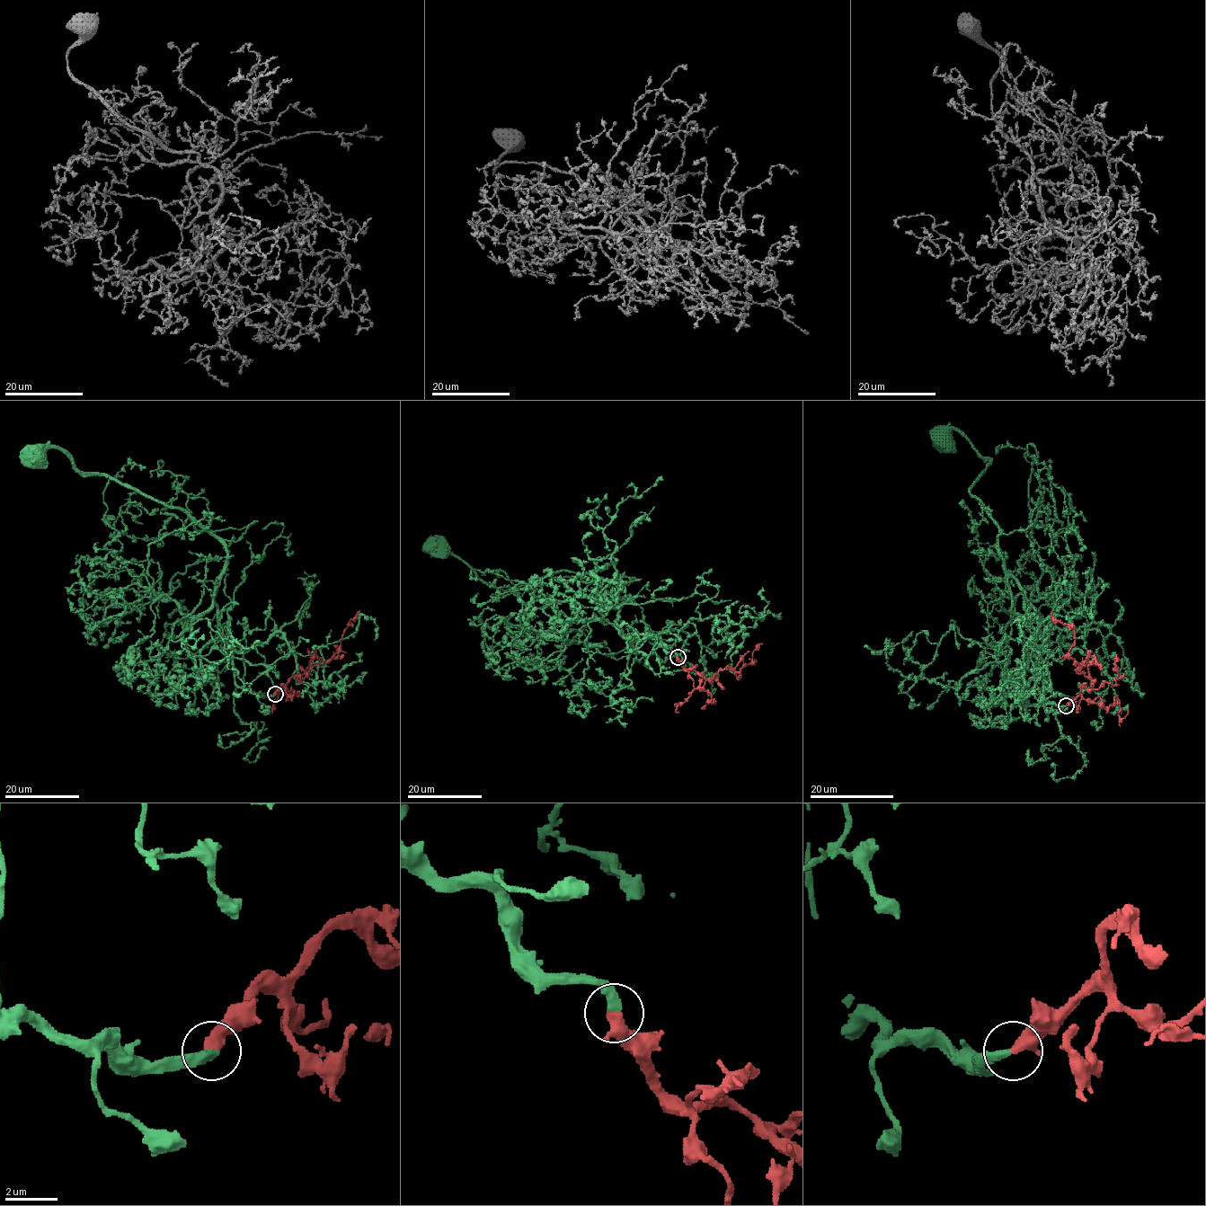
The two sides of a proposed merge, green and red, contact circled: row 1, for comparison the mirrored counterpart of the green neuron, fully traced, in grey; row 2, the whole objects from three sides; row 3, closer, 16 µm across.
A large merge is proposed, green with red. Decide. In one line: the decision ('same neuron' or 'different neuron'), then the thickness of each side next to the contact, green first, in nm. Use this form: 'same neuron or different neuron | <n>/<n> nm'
same neuron | 360/480 nm

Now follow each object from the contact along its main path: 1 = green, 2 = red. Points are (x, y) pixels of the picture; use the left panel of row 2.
1: (274, 695), (239, 687), (218, 631), (215, 584), (226, 548), (181, 509), (84, 474), (62, 450), (39, 457)
2: (274, 695), (293, 677), (302, 679), (314, 666), (323, 664), (331, 659), (338, 651), (345, 628), (359, 610)

